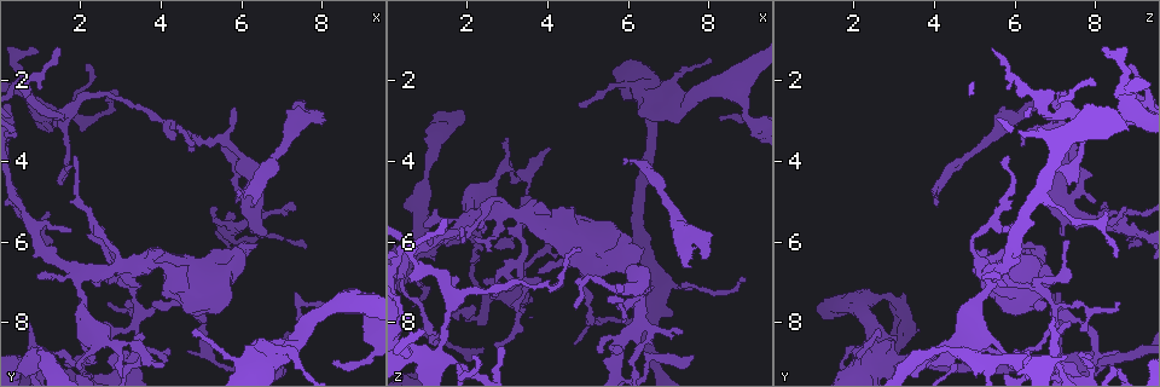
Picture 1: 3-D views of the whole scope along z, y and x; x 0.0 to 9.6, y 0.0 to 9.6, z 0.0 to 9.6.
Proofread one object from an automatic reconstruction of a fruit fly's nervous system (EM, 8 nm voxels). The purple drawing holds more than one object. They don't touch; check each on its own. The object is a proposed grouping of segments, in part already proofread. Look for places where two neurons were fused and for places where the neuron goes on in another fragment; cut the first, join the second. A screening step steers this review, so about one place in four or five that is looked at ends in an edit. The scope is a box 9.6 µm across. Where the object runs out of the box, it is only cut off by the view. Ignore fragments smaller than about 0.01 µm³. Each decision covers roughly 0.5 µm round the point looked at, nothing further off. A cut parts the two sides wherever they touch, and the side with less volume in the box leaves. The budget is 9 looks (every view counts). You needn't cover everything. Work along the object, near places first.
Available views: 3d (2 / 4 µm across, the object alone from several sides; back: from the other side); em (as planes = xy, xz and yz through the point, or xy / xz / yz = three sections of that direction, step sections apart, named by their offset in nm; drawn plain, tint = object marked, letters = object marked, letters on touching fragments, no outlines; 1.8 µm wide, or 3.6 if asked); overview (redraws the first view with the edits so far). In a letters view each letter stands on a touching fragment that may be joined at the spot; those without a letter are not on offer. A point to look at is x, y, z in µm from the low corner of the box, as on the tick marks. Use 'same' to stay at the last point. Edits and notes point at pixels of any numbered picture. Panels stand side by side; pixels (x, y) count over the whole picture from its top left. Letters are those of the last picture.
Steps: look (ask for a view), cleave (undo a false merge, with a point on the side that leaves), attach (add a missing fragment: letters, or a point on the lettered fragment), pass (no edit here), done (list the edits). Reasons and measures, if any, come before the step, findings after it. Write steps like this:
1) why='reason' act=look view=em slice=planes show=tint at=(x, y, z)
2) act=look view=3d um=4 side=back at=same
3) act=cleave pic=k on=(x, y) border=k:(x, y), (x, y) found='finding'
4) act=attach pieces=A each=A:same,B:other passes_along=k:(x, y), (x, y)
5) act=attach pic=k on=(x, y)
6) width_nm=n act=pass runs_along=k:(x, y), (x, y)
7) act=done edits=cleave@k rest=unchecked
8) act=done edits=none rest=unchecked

why='looks like a crossing' act=look view=em slice=xy step=8 show=tint at=(2.25, 6.75, 5.35)

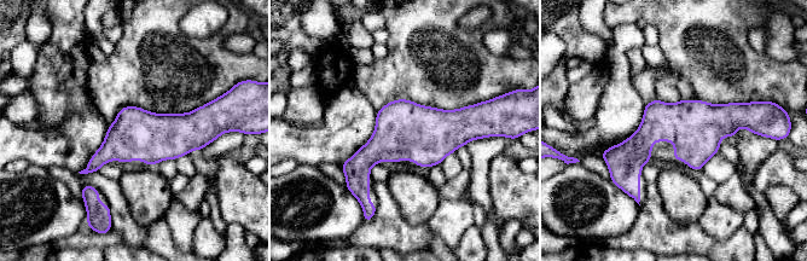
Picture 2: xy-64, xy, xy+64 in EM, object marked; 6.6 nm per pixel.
why='cut it another way' act=look view=em slice=planes show=letters at=same

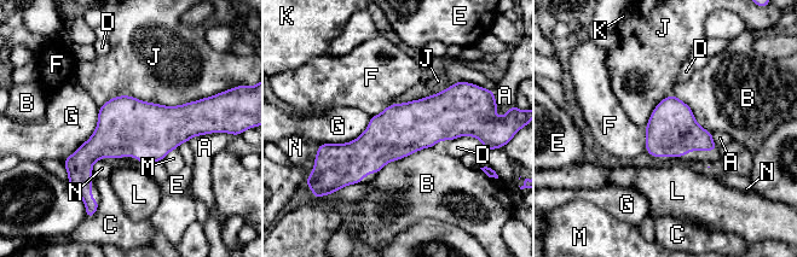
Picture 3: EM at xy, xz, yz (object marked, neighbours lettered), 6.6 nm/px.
act=pass each=A:other,B:other,C:other,D:other,E:other,F:other,G:other,J:other,K:other,L:other,M:other,N:other runs_along=3:(471, 121), (329, 149) found='all the same neuron'

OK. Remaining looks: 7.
why='an open end' act=look view=em slice=yz step=8 show=letters at=(2.85, 2.35, 8.65)

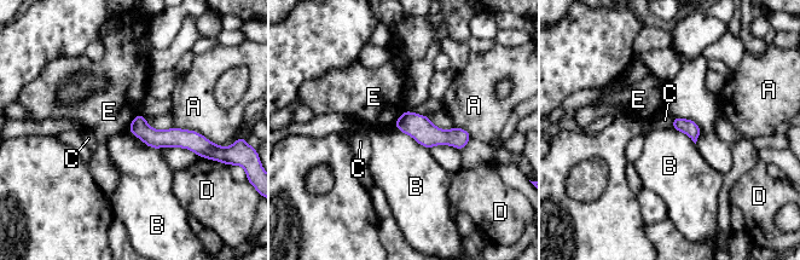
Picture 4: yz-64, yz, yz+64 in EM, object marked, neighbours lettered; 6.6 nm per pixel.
act=pass each=A:other,B:other,C:other,D:other,E:other found='none of them fits'

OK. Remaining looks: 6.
why='branch stops here' act=look view=em slice=xz step=8 show=letters at=(0.95, 1.30, 8.20)

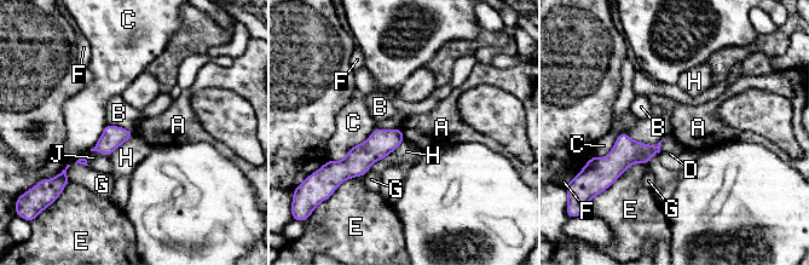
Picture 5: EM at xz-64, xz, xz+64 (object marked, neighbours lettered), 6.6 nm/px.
act=pass each=A:other,B:other,C:other,D:other,E:other,F:other,G:other,H:other,J:other border=5:(399, 127), (405, 139) found='none of them fits'

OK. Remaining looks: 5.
why='branch stops here' act=look view=em slice=yz step=8 show=letters at=(5.85, 2.60, 7.25)

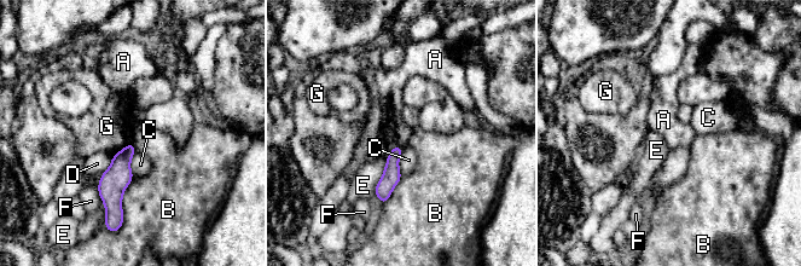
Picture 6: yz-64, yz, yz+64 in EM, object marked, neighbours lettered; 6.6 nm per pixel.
act=look view=em slice=planes show=letters at=same

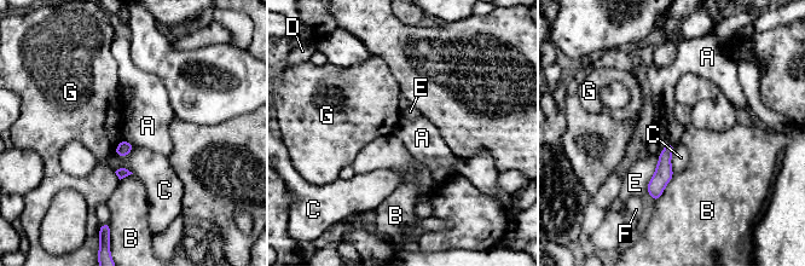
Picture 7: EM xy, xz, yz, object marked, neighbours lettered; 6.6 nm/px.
width_nm=80 act=pass each=A:other,B:other,C:other,D:other,E:other,F:other,G:other border=7:(125, 138), (134, 145) found='no lettered fragment goes on from it'

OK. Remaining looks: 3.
act=done edits=none rest=unchecked

